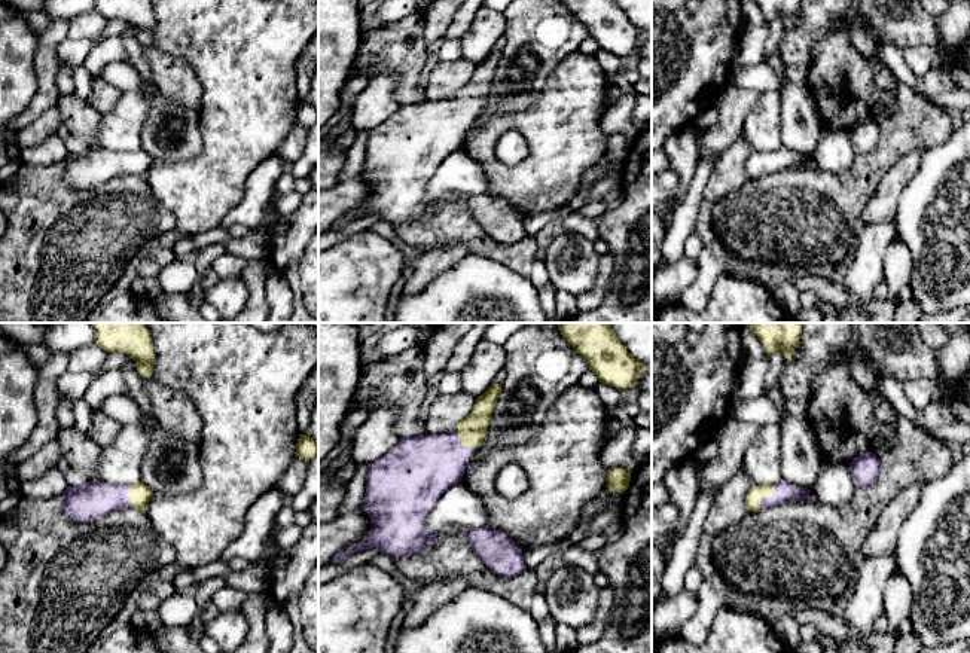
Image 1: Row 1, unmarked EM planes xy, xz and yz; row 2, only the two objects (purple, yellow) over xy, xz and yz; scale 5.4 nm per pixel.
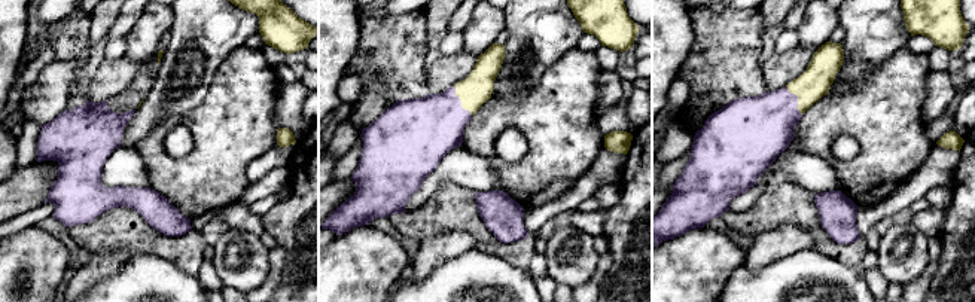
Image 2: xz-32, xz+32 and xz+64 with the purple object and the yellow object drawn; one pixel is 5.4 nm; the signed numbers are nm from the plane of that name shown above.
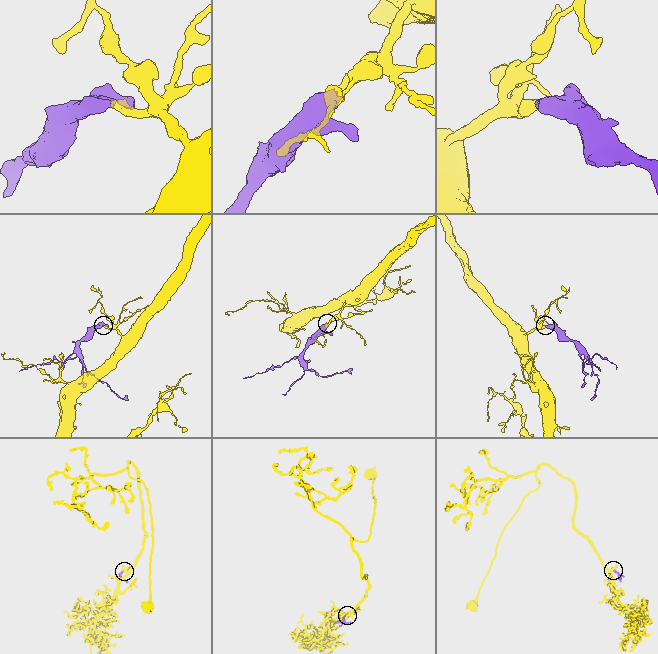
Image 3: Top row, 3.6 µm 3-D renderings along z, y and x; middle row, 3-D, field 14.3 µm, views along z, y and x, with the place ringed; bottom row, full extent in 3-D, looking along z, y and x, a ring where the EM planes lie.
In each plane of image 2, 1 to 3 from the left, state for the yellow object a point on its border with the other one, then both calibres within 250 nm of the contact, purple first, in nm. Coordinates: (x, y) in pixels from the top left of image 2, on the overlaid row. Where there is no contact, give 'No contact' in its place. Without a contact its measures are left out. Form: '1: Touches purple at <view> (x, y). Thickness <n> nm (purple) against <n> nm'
1: No contact
2: Touches purple at xz+32 (460, 101). Thickness 360 nm (purple) against 170 nm
3: Touches purple at xz+64 (797, 100). Thickness 340 nm (purple) against 170 nm

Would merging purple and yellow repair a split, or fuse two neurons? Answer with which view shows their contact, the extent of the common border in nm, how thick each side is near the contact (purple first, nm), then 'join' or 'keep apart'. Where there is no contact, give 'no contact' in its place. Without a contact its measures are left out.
yz | 160 nm | 110/90 nm | join

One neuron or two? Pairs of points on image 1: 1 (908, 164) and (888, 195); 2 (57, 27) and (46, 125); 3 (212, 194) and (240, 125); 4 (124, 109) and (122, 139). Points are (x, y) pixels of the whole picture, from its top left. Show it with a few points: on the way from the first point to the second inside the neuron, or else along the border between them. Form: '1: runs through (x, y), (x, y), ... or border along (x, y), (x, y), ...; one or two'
1: runs through (902, 171), (890, 188); one
2: border along (55, 103), (20, 130); two
3: runs through (216, 177), (234, 142); one
4: runs through (124, 116), (122, 131); one

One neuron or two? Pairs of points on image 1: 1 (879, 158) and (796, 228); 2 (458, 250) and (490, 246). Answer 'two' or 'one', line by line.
1: one
2: two

